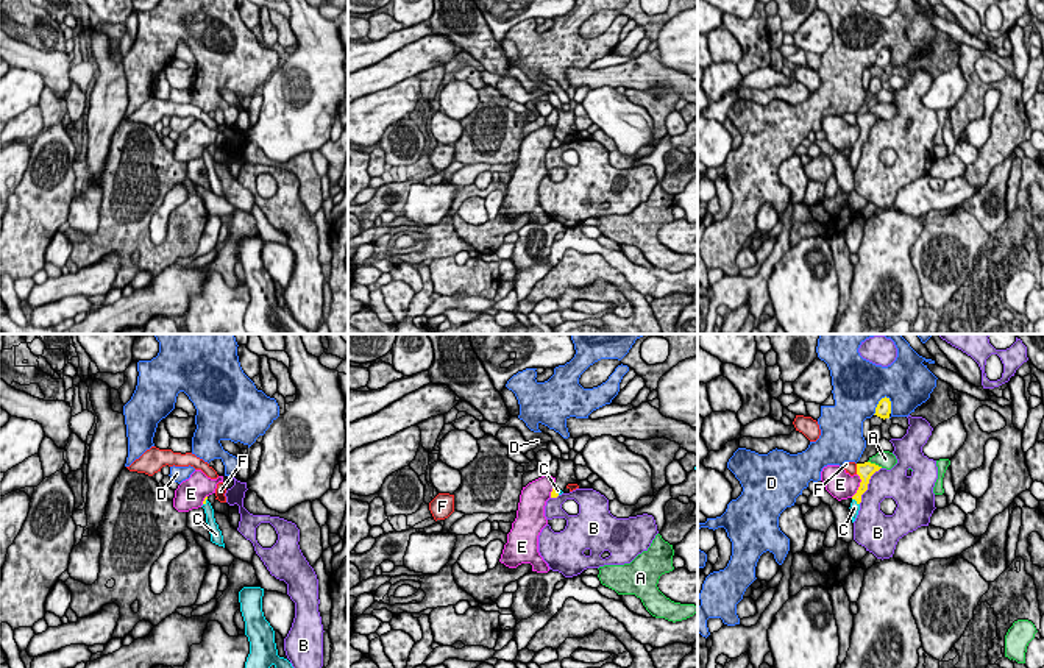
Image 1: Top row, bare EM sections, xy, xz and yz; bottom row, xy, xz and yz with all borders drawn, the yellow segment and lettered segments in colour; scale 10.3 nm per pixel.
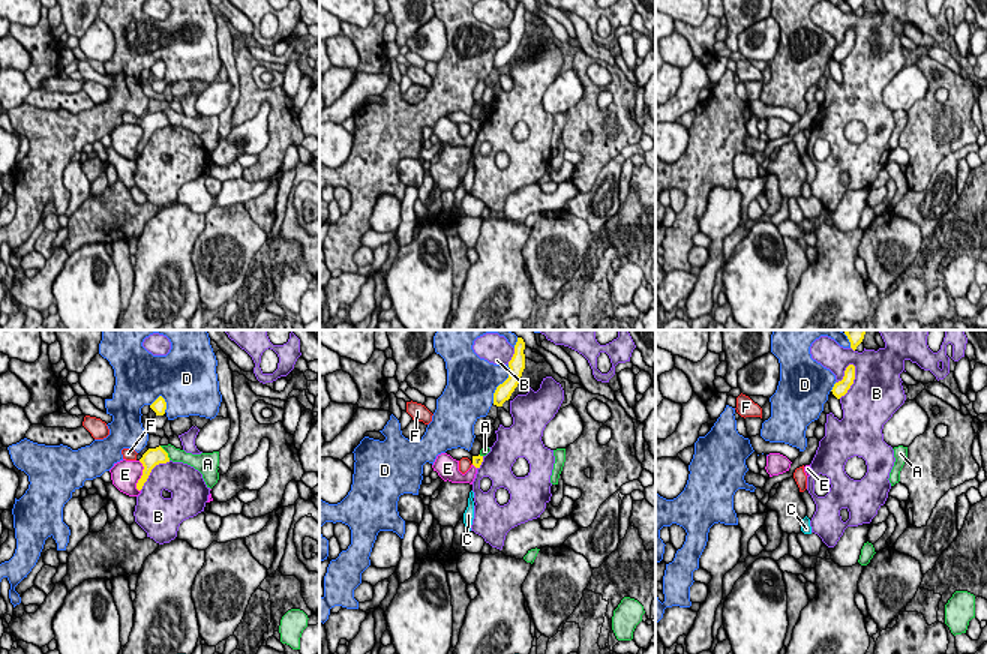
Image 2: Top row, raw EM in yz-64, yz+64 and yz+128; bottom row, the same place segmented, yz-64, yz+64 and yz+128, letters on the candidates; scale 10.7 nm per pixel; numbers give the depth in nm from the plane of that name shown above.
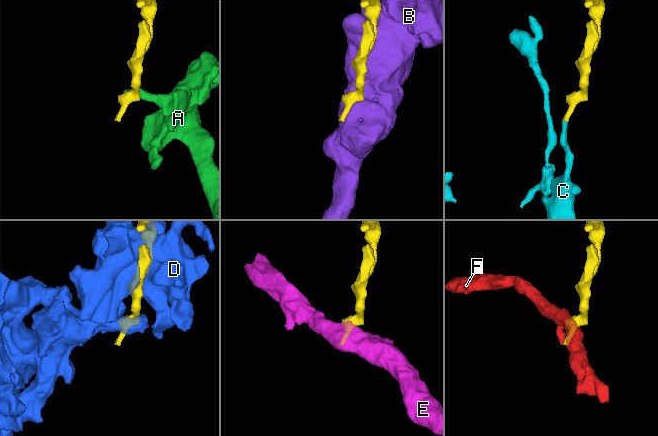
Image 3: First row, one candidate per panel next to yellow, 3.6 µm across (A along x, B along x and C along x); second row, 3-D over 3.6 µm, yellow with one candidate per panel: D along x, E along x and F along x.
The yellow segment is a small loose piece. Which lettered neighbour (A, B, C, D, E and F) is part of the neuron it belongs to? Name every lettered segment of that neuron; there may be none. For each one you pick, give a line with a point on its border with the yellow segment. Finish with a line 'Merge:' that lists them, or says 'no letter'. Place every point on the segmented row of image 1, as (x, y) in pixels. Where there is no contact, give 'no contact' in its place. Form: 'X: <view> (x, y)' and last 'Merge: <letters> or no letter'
C: yz (855, 500)
Merge: C

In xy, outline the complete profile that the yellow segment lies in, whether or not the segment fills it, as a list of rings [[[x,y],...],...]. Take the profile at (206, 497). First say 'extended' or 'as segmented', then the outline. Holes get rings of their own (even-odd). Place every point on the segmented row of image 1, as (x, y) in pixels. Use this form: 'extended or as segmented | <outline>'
extended | [[[208,496],[204,498],[201,507],[204,509],[204,513],[206,513],[206,523],[209,526],[211,542],[225,548],[223,535],[222,535],[222,531],[218,529],[218,524],[215,523],[214,509],[208,501]]]

